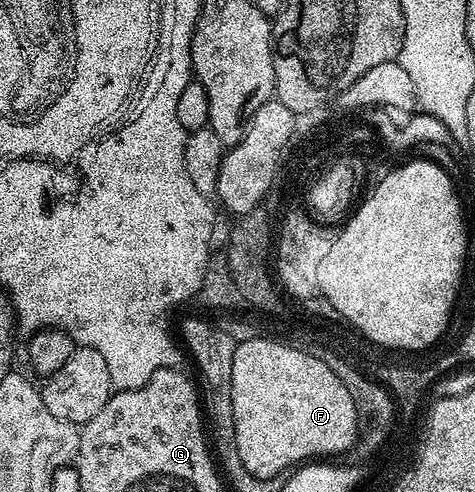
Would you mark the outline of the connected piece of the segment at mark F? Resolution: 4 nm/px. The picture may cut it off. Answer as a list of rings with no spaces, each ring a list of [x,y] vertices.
[[[269,336],[238,341],[231,364],[231,408],[237,417],[237,442],[241,442],[239,455],[241,458],[245,458],[245,466],[249,466],[249,470],[253,470],[253,474],[277,474],[277,470],[281,470],[281,466],[289,466],[289,462],[297,462],[297,458],[305,458],[305,454],[329,454],[329,450],[345,450],[345,446],[349,446],[353,442],[353,435],[359,431],[358,405],[352,399],[351,393],[344,387],[343,380],[339,380],[335,372],[322,360],[315,360],[307,352]]]

